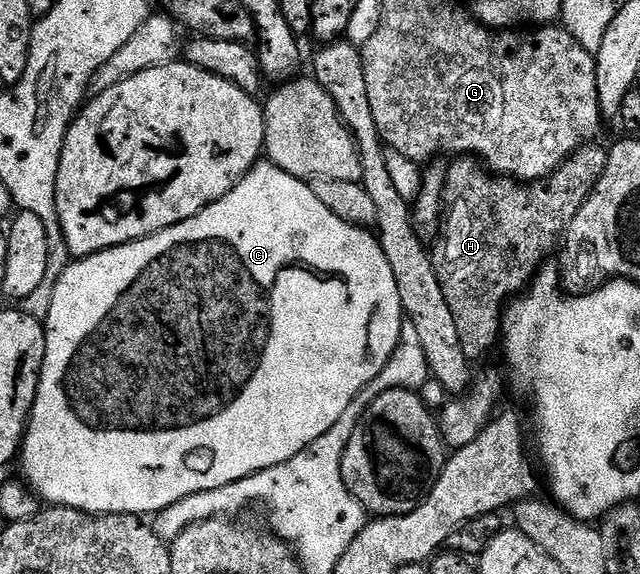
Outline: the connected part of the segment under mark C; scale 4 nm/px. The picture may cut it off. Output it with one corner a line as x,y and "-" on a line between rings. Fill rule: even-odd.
269,160
259,161
257,166
253,166
240,179
236,188
232,188
232,192
228,192
228,196
216,200
196,216
192,216
172,228
162,230
159,234
149,234
147,238
141,238
116,248
101,250
95,254
89,254
87,258
71,261
71,263
71,266
69,263
63,269
62,275
55,281
52,304
48,308
48,316
44,320
46,328
44,364
42,365
41,374
38,375
38,391
36,392
34,407
30,409
30,420
26,424
26,437
22,439
20,447
20,463
22,462
22,470
26,473
27,480
25,479
25,481
28,483
29,489
43,503
46,501
46,504
50,506
71,506
84,511
86,514
153,516
196,492
204,492
212,488
224,488
236,480
244,480
248,476
258,474
261,470
267,470
292,460
292,456
296,456
301,450
310,449
310,445
316,439
324,436
324,432
328,432
328,428
337,424
340,416
344,416
348,404
352,404
352,400
356,400
356,396
361,394
367,384
389,364
392,352
396,352
398,341
402,335
404,315
402,301
400,300
400,288
396,288
396,276
392,274
392,264
388,264
388,256
384,254
384,248
378,242
377,233
361,226
353,226
351,222
340,220
340,216
336,216
336,212
328,212
328,207
317,198
313,185
307,184
303,179
292,176
288,172
284,172

